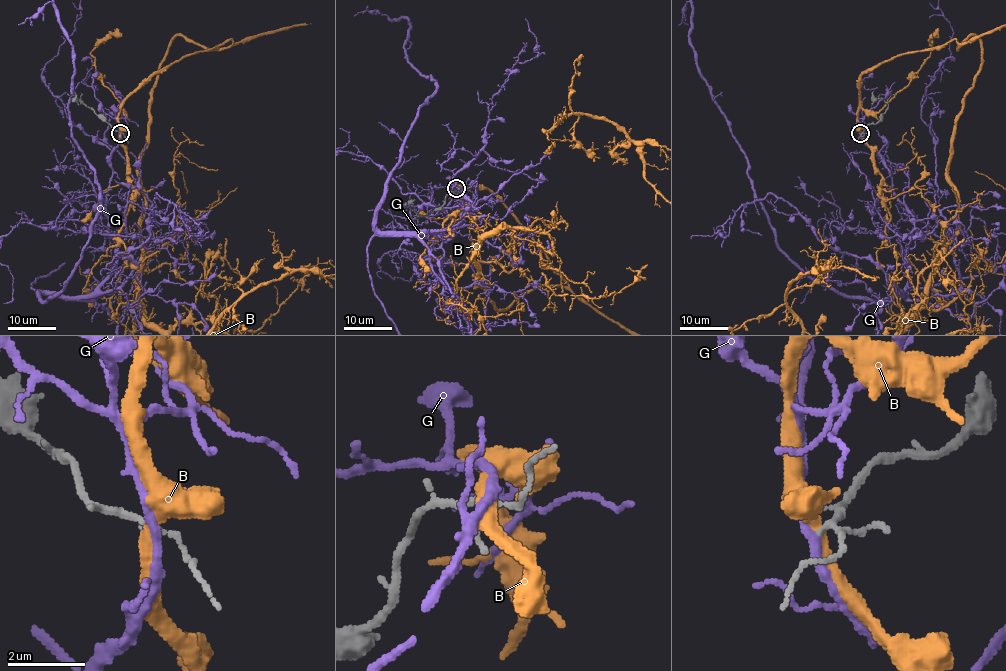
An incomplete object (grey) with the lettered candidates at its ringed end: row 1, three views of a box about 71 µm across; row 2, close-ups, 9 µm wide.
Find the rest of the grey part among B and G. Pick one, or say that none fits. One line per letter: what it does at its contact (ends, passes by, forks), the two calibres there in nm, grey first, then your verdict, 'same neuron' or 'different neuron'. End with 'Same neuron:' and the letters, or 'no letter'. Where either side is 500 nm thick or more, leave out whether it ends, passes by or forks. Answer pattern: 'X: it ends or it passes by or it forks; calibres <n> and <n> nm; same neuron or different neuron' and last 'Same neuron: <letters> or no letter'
B: it passes by; calibres 130 and 400 nm; different neuron
G: it passes by; calibres 120 and 220 nm; same neuron
Same neuron: G

